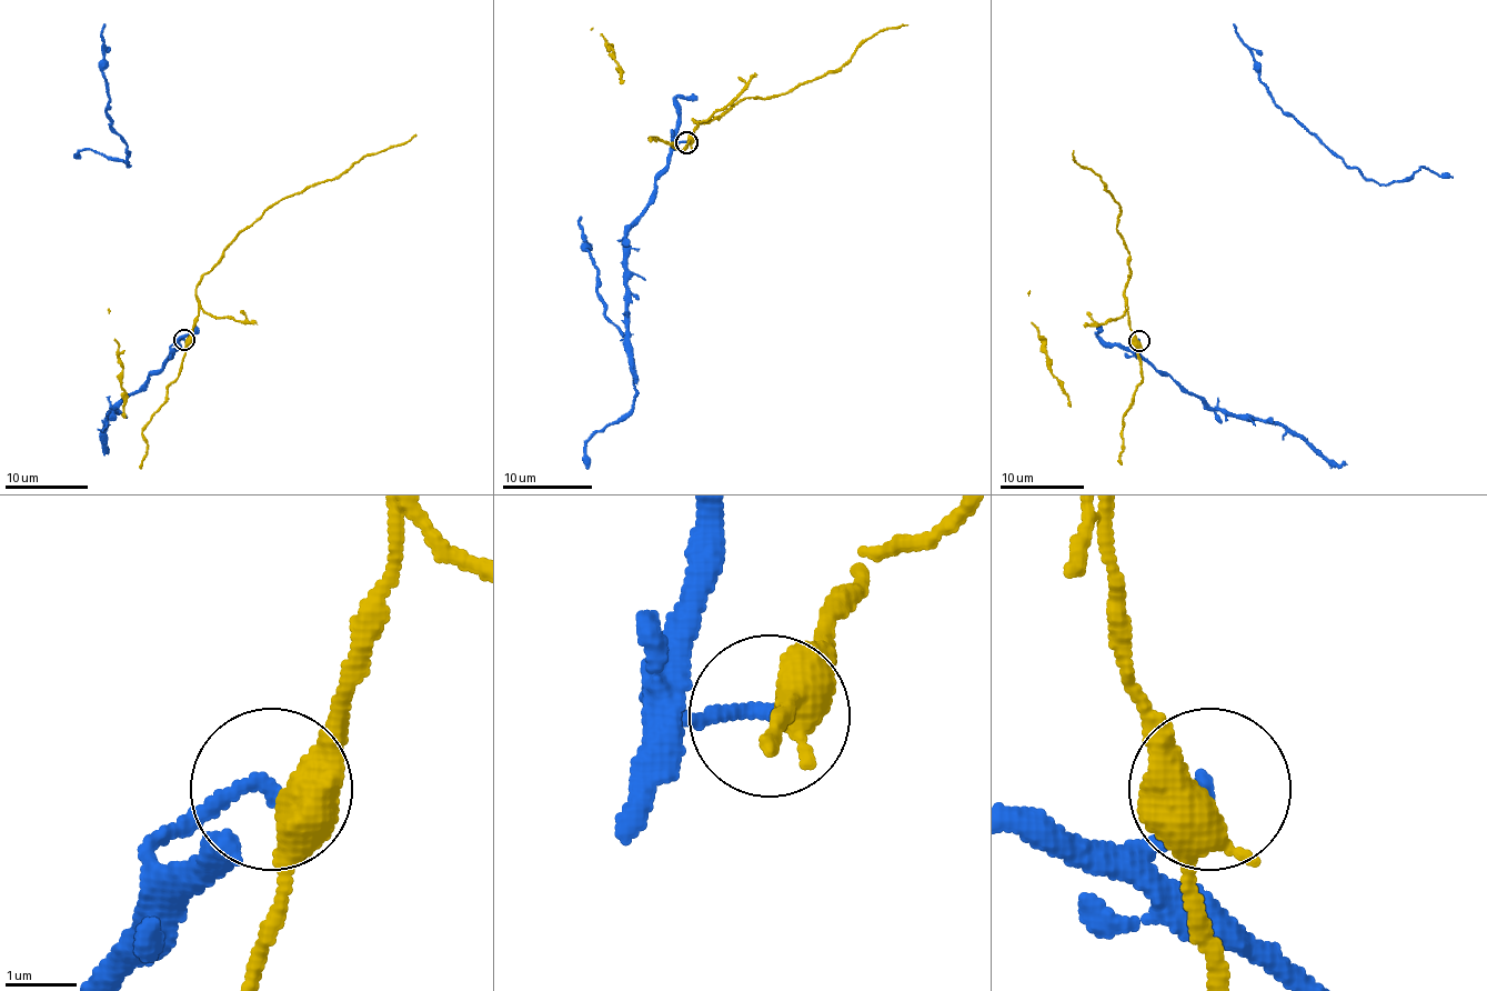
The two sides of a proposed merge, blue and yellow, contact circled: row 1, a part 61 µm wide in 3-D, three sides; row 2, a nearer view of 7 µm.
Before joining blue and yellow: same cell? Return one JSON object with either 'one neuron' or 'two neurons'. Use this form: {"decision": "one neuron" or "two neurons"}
{"decision": "two neurons"}

